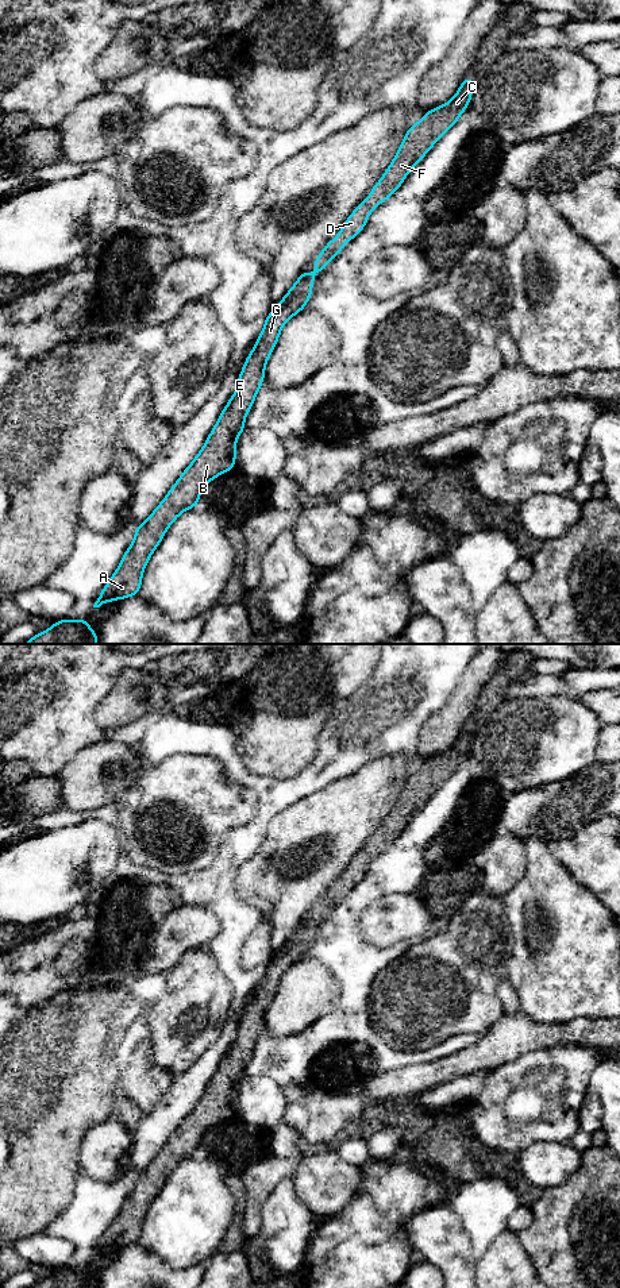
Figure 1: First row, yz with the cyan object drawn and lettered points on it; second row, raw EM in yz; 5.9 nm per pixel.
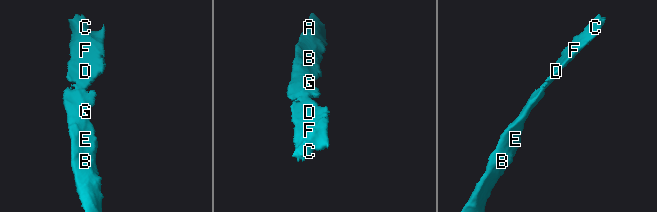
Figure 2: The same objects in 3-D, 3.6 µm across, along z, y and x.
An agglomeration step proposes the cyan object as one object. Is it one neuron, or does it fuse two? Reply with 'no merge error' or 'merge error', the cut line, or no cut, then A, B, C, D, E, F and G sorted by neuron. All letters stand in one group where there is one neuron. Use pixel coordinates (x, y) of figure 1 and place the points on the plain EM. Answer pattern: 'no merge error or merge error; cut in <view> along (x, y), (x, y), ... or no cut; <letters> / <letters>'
no merge error; no cut; A B C D E F G

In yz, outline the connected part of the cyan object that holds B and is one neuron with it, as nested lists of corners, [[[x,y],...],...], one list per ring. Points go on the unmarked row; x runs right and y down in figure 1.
[[[471,724],[466,725],[450,749],[425,760],[415,774],[407,778],[397,802],[381,828],[371,836],[369,847],[353,859],[339,882],[313,909],[316,919],[313,922],[303,919],[285,945],[263,968],[265,975],[246,1006],[236,1038],[220,1061],[204,1095],[150,1165],[136,1175],[132,1192],[127,1196],[93,1256],[139,1242],[142,1222],[167,1176],[182,1160],[199,1153],[200,1142],[208,1130],[236,1114],[236,1088],[244,1079],[244,1067],[265,1029],[266,1010],[277,992],[284,972],[307,955],[312,944],[313,928],[324,919],[324,914],[342,899],[346,890],[353,888],[365,876],[367,865],[376,855],[385,851],[401,834],[413,814],[420,811],[431,795],[458,770],[462,760],[470,753],[474,730]]]

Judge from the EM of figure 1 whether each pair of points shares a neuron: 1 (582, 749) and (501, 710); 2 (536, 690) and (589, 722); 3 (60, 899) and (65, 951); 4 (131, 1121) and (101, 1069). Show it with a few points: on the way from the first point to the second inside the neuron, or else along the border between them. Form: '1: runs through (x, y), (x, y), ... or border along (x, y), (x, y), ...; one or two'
1: runs through (562, 740), (546, 724), (534, 720), (522, 710); one
2: border along (567, 693), (516, 697), (512, 700); two
3: border along (62, 918), (56, 922); two
4: border along (115, 1101), (111, 1114); two

